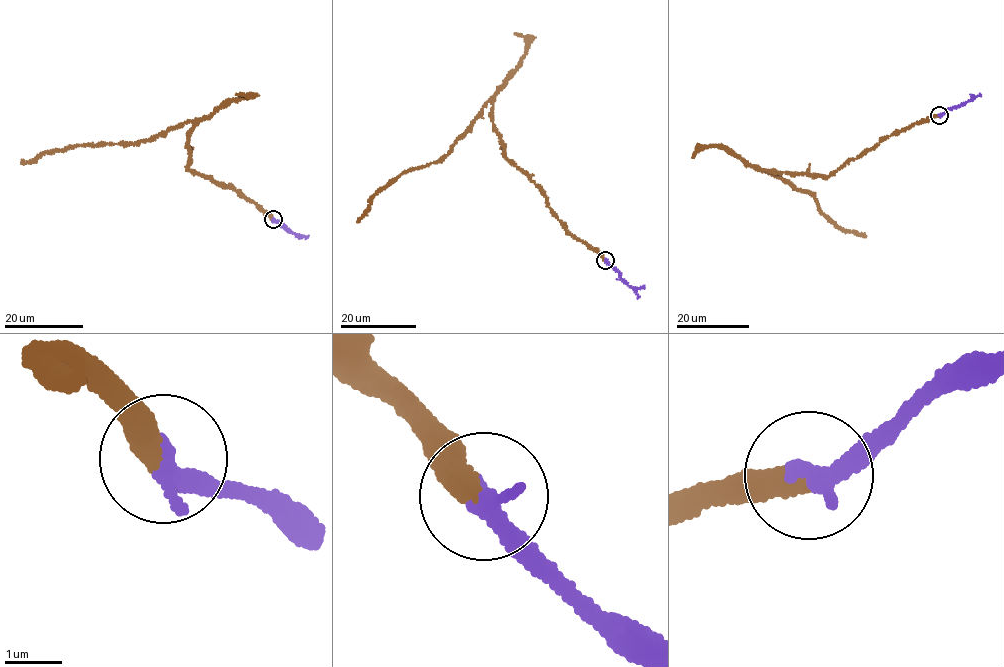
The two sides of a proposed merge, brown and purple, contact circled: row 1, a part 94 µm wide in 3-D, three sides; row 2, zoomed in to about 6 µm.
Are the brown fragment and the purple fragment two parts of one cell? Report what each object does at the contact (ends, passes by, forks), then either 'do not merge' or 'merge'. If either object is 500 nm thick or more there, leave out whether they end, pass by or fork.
brown ends; purple ends; merge

